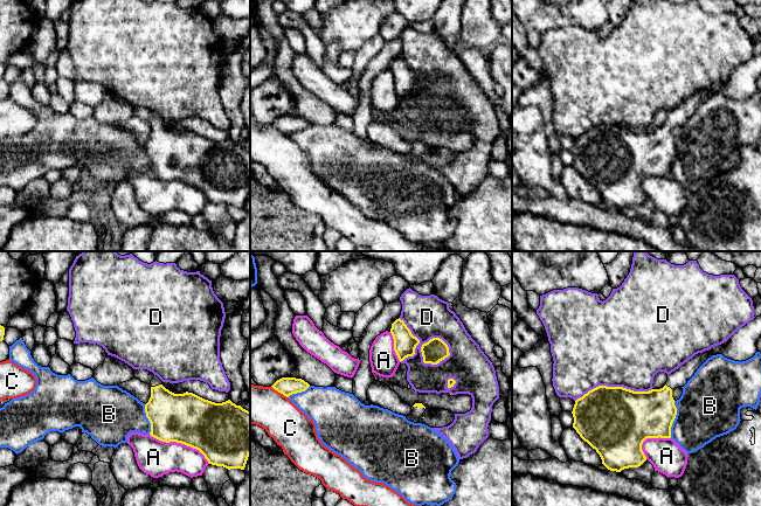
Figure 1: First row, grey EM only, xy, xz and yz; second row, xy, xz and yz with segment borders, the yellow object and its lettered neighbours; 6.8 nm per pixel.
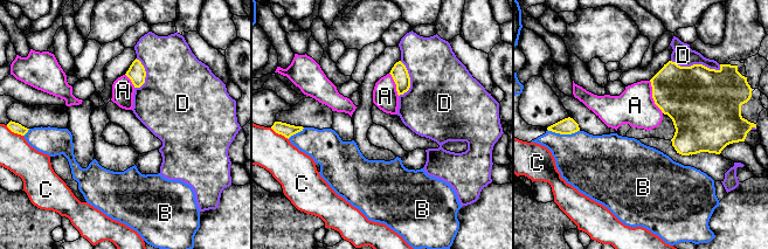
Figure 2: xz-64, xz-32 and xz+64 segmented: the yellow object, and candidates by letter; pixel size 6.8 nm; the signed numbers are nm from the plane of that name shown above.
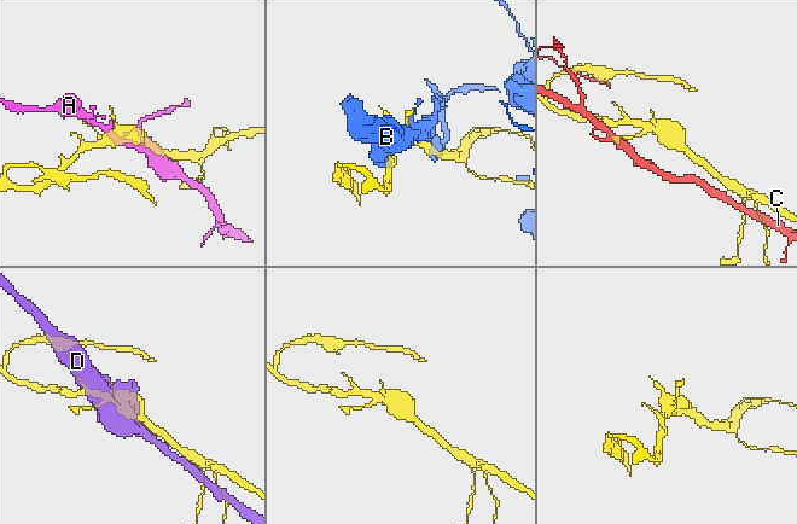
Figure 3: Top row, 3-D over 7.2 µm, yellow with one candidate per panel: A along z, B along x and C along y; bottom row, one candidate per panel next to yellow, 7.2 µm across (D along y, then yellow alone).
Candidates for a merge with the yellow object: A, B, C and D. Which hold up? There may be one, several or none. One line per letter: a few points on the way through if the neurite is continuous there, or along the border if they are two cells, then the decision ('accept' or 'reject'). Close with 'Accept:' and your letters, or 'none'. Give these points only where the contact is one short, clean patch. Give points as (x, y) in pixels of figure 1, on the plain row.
A: reject
B: reject
C: reject
D: reject
Accept: none

